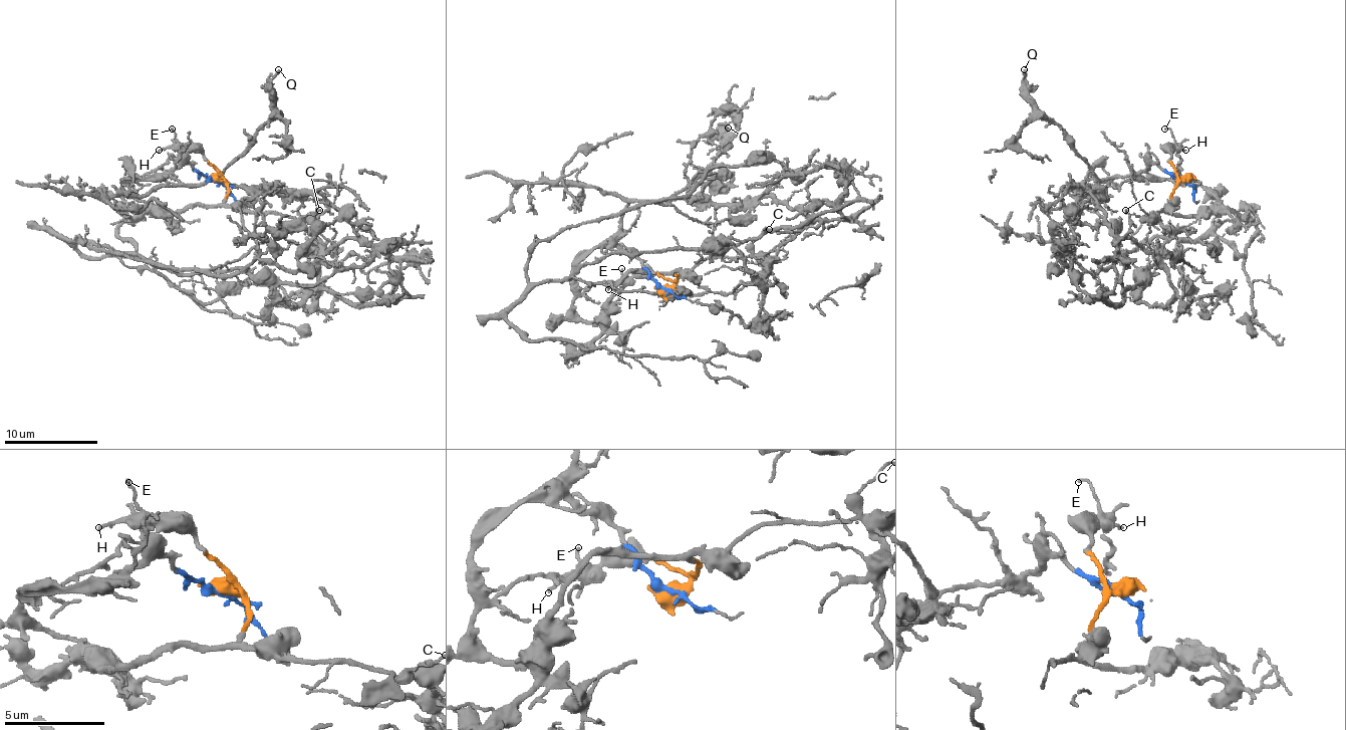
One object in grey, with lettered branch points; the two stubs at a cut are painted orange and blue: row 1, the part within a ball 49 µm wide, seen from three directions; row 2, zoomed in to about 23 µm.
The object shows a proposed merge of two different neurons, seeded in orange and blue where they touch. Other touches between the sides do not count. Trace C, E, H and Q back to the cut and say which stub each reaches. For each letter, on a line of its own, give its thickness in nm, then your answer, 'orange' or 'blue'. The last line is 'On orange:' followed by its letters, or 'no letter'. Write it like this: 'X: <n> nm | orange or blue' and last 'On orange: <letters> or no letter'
C: 120 nm | orange
E: 100 nm | orange
H: 150 nm | orange
Q: 180 nm | blue
On orange: C, E, H

